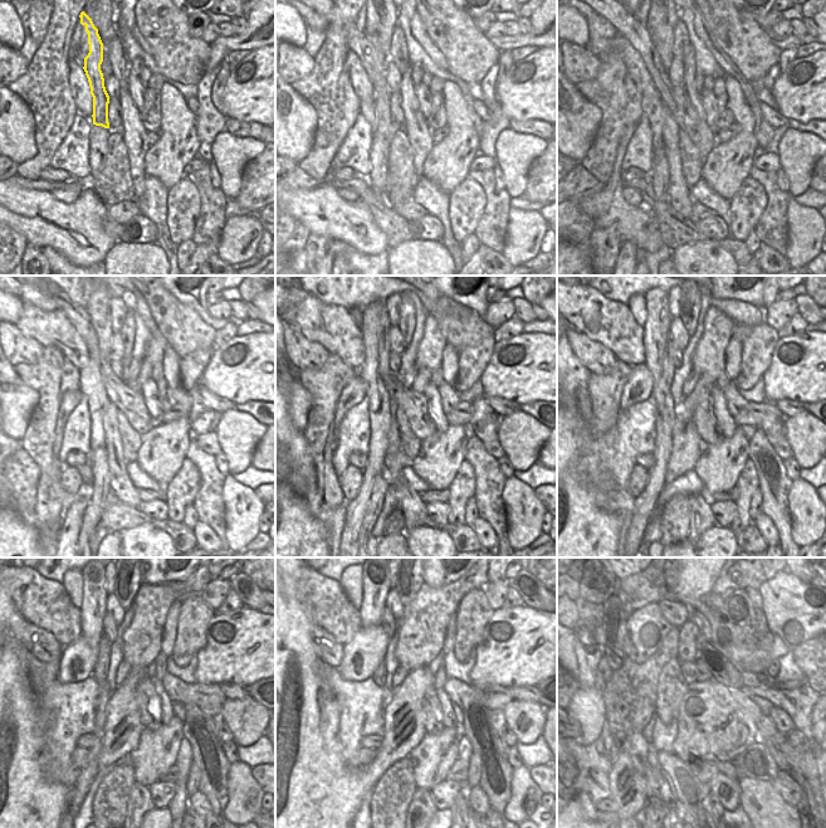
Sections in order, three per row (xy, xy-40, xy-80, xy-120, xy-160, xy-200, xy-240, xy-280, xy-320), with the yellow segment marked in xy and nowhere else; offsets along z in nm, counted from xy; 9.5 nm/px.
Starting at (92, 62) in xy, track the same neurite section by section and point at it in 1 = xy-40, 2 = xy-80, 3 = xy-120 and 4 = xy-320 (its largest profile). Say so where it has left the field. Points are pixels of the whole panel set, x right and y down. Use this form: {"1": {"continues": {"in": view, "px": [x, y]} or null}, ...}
{"1": {"continues": {"in": "xy-40", "px": [381, 96]}}, "2": {"continues": {"in": "xy-80", "px": [682, 200]}}, "3": {"continues": {"in": "xy-120", "px": [120, 483]}}, "4": {"continues": {"in": "xy-320", "px": [704, 812]}}}

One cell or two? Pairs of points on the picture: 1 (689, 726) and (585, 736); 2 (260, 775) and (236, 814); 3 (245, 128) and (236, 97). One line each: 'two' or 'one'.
1: one
2: two
3: two

